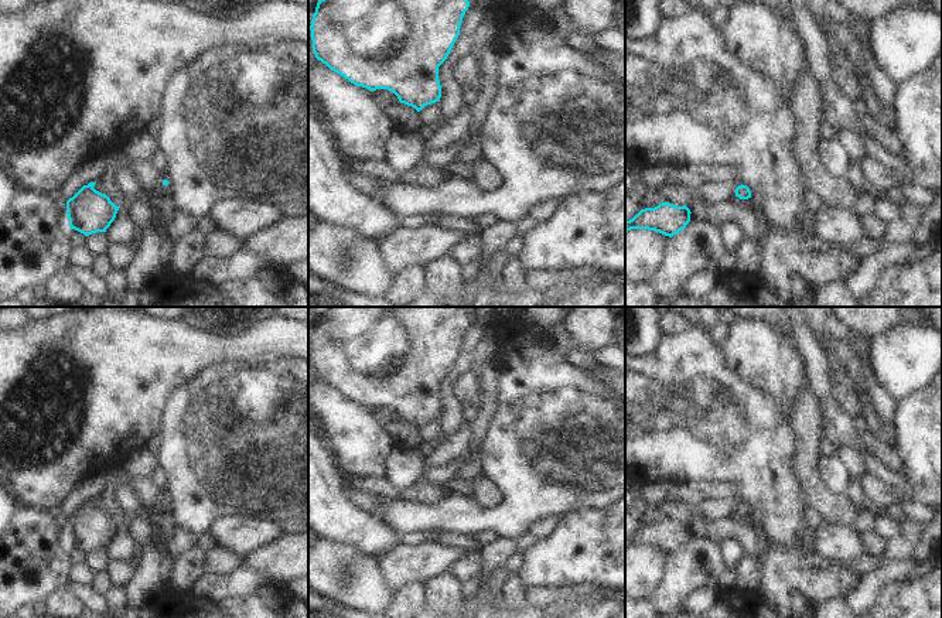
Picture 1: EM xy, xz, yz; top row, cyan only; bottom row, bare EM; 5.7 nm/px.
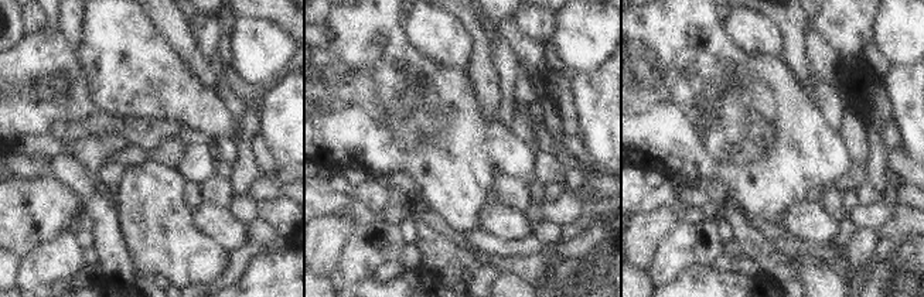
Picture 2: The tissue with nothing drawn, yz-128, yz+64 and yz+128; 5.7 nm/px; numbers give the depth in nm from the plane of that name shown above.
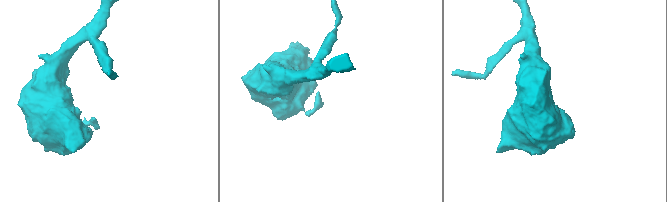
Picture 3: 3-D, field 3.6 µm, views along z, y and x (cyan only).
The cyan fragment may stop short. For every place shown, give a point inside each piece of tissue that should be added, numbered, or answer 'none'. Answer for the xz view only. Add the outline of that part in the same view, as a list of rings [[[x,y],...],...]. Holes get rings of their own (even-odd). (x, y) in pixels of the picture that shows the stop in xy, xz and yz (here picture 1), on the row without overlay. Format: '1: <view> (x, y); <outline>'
none

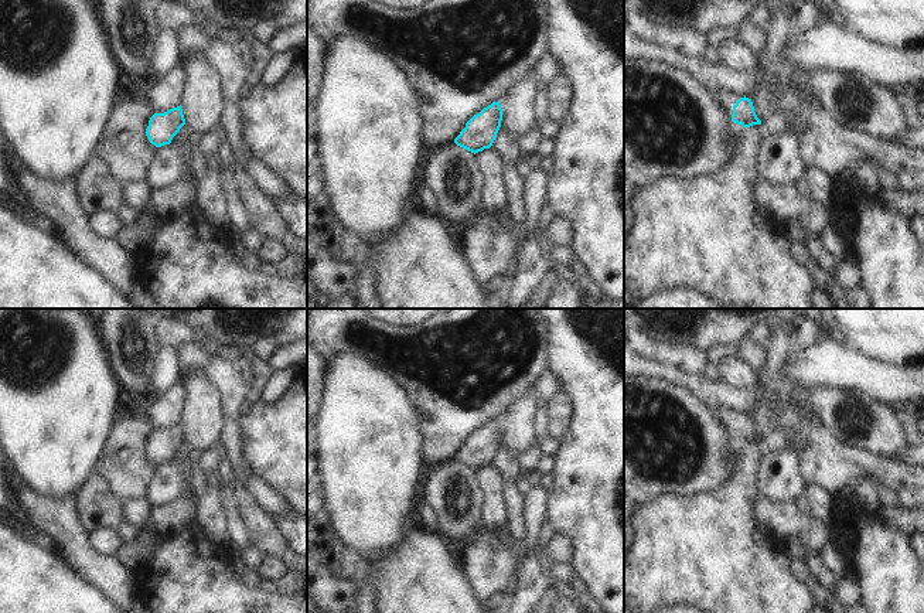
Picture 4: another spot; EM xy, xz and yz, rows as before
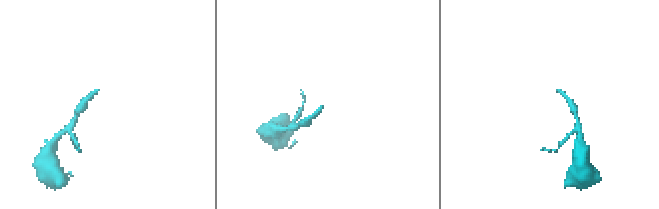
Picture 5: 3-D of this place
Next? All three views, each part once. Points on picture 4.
1: yz (728, 415); [[[710,406],[710,409],[730,435],[733,432],[733,423],[736,422],[736,419],[740,415],[744,415],[741,411],[737,411],[732,406]]]

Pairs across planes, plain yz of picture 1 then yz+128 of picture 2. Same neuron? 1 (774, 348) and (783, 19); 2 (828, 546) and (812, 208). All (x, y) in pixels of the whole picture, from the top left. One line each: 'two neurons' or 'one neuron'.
1: two neurons
2: one neuron

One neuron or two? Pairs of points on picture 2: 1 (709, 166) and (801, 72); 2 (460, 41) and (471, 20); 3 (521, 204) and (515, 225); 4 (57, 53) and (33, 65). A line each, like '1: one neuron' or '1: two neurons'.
1: two neurons
2: two neurons
3: two neurons
4: one neuron

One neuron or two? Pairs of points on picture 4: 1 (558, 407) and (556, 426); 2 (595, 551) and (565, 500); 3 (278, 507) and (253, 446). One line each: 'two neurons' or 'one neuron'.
1: one neuron
2: one neuron
3: two neurons

